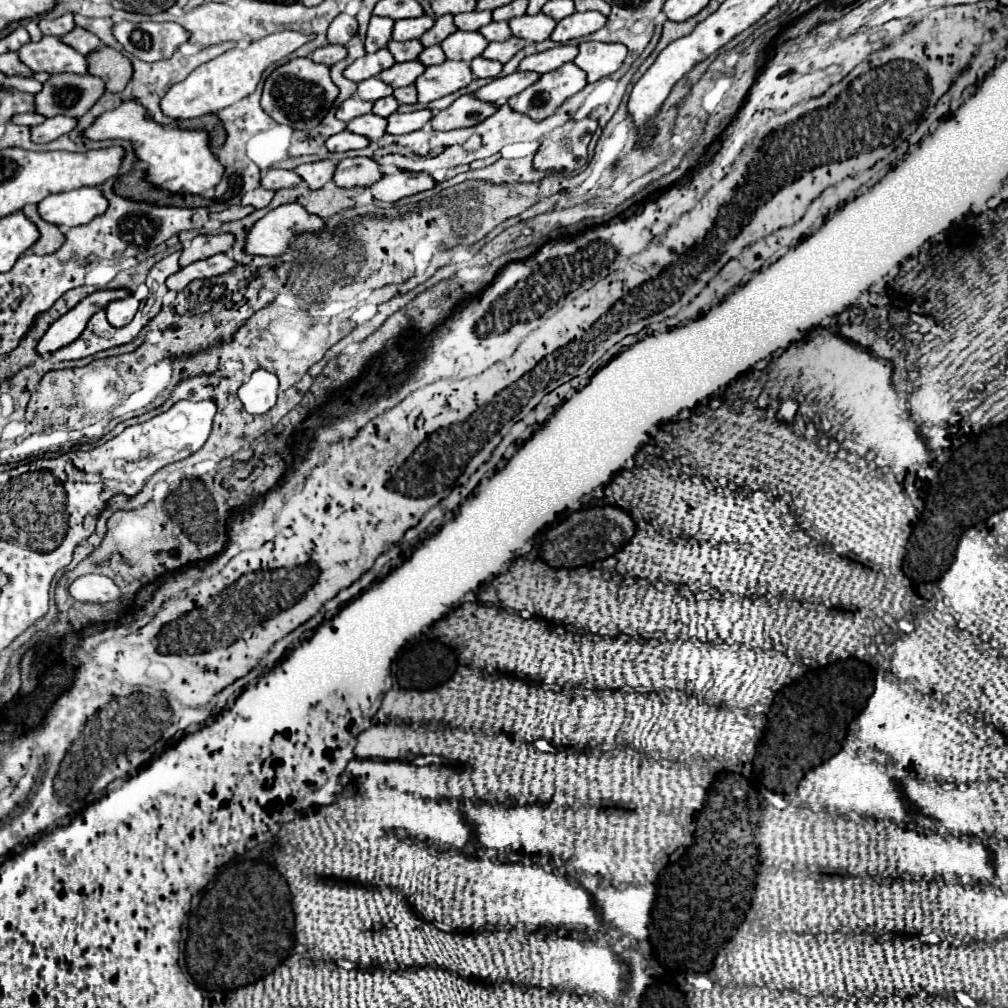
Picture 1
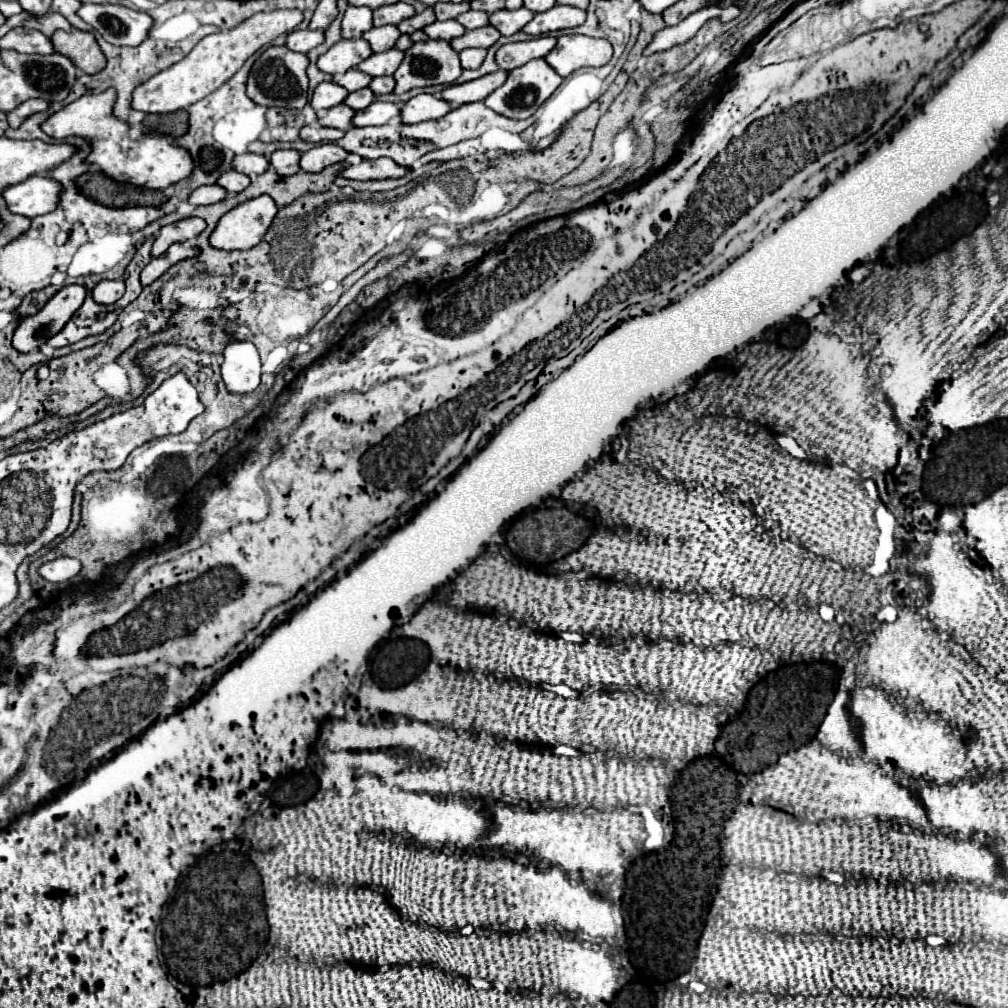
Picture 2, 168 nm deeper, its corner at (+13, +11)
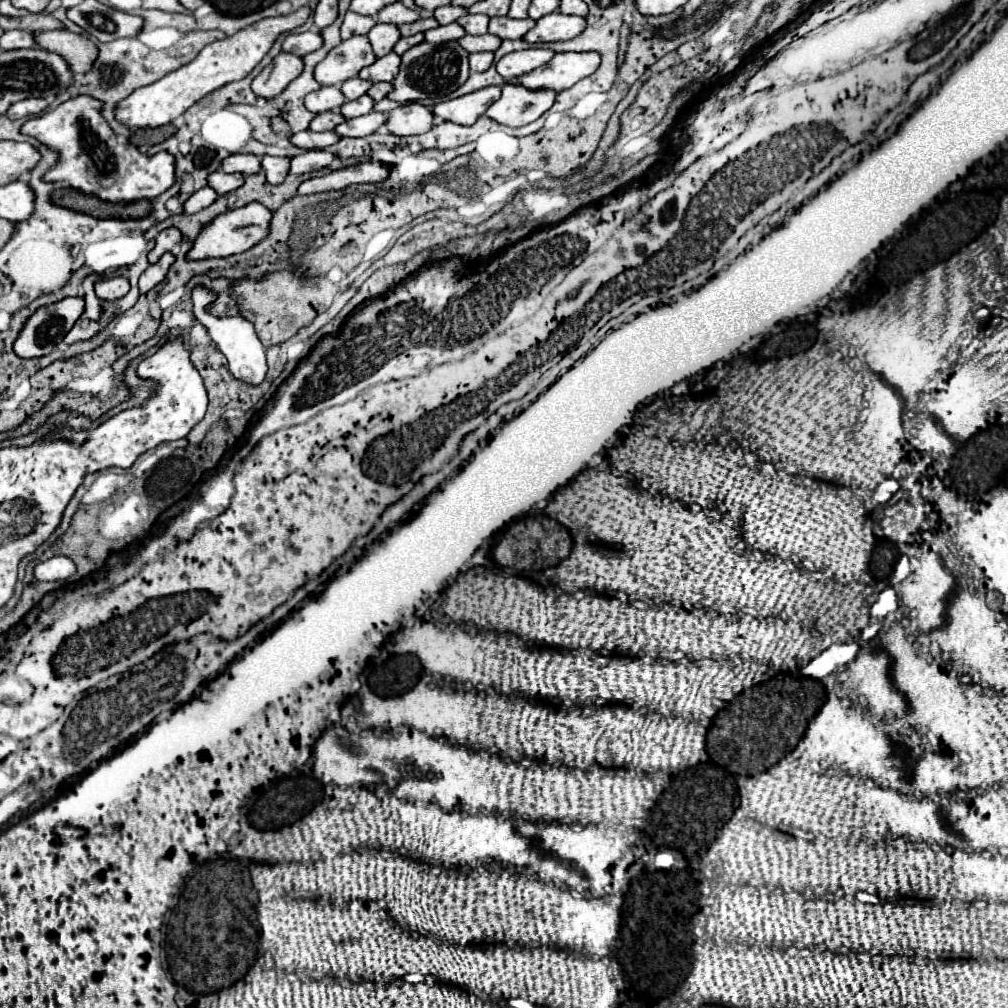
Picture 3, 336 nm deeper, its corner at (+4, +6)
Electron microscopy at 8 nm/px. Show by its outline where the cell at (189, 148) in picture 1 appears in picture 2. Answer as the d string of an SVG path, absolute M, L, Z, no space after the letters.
M106 89L96 95L82 95L80 99L52 113L40 127L46 135L54 139L64 139L70 135L84 137L90 143L90 155L86 157L86 163L96 165L106 177L118 183L130 183L142 189L166 189L192 173L194 163L190 161L190 153L172 145L168 137L148 133L140 143L130 141L130 127L112 115L112 107L114 89Z

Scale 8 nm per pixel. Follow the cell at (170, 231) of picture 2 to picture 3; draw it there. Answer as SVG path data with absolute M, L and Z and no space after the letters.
M175 228L163 230L163 232L155 238L155 248L149 252L149 262L155 264L165 252L171 252L173 246L177 246L181 240L183 240L183 236L179 234L179 230L175 230Z

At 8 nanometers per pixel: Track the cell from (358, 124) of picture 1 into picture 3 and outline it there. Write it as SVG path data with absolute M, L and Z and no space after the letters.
M329 110L323 114L317 114L315 120L311 122L309 130L313 132L327 132L327 130L335 130L337 124L343 124L347 118L343 118L343 114L339 114L337 110Z

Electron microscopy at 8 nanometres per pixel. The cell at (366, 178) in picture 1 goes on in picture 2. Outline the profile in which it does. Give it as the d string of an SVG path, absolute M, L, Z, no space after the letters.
M326 143L326 145L318 145L306 153L300 155L300 169L310 171L310 173L318 173L324 167L344 161L346 159L346 151L334 143Z

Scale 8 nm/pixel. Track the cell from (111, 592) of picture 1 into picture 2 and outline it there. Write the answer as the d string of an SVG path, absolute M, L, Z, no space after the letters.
M56 557L54 561L48 561L44 563L38 573L46 579L46 581L52 581L52 583L64 583L68 579L72 579L78 571L80 571L82 563L78 559L72 559L72 557Z

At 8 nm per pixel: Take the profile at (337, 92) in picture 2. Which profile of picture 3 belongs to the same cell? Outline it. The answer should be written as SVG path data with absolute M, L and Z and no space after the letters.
M321 86L319 90L305 96L305 108L313 114L339 110L343 104L345 104L345 96L337 86Z

